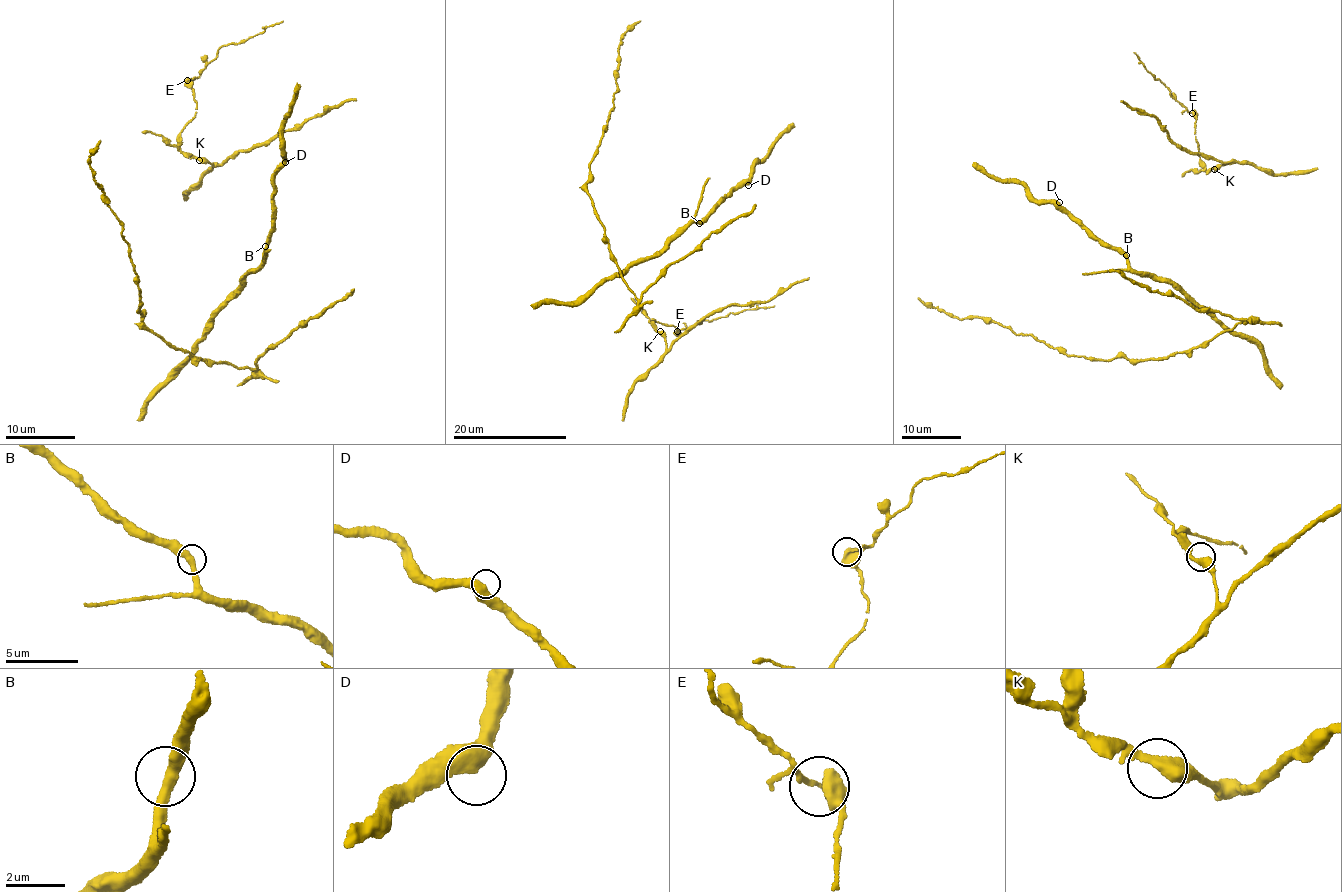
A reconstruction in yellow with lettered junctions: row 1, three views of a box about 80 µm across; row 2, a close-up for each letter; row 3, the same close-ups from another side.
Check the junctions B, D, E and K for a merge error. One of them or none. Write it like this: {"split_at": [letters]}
{"split_at": ["E"]}

